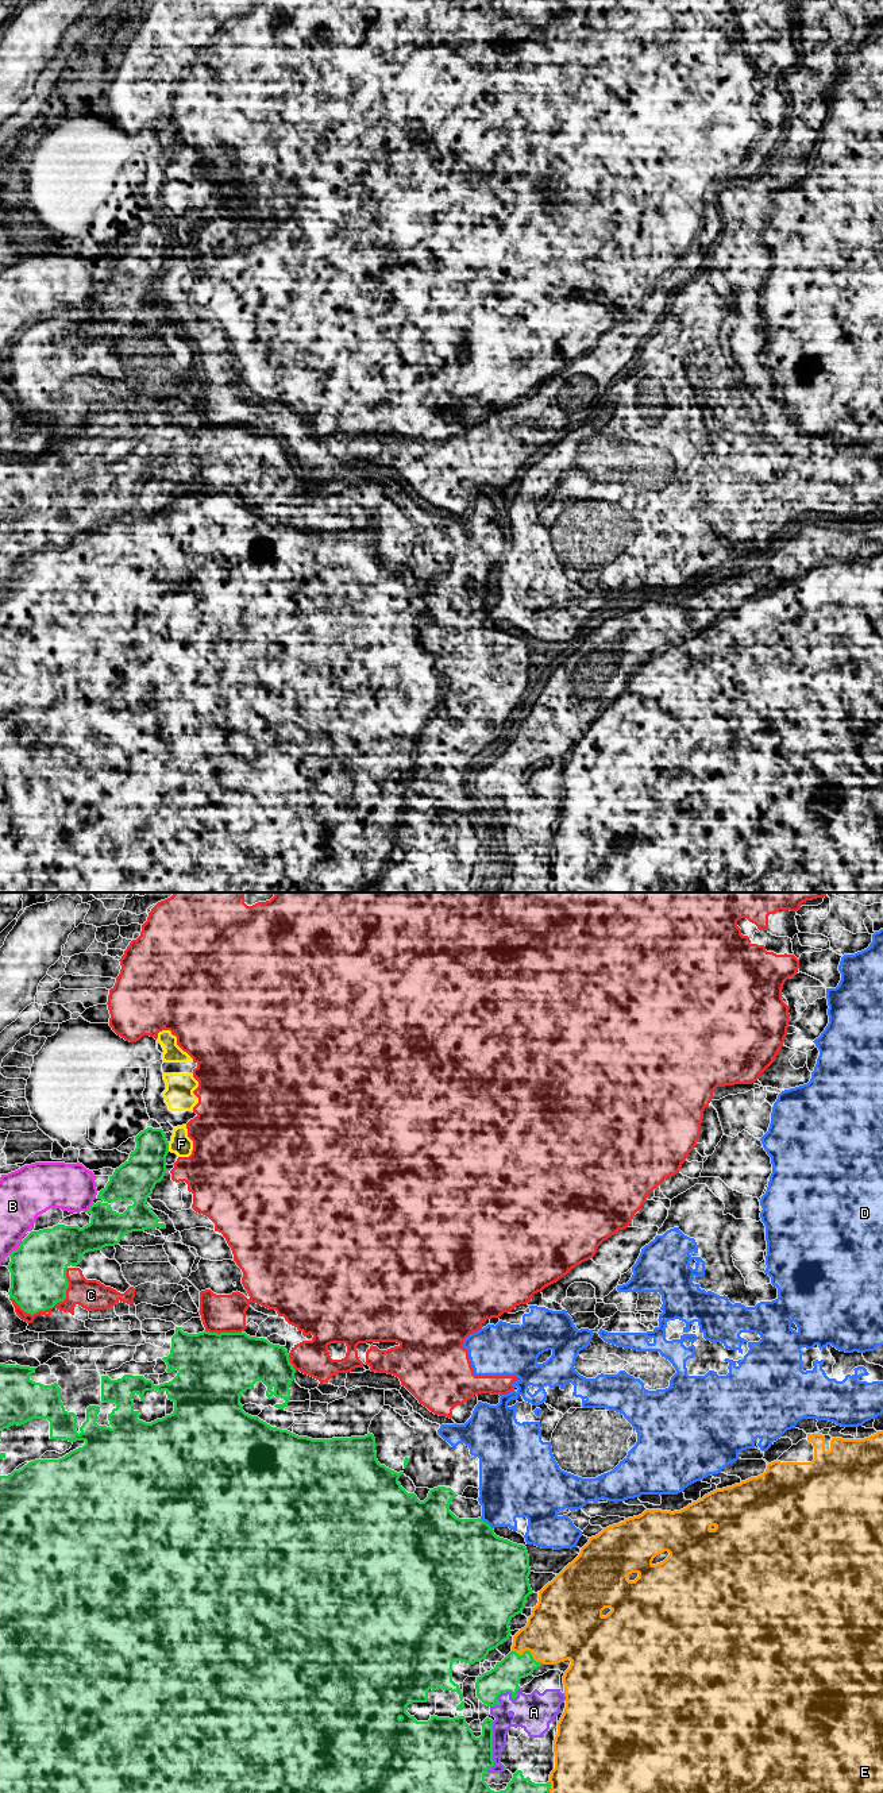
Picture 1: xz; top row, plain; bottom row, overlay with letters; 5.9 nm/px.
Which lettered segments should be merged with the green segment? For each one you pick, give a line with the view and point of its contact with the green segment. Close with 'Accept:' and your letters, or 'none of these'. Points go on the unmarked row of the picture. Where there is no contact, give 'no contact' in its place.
Accept: none of these

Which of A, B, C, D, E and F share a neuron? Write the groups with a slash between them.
A E / B / C F / D

